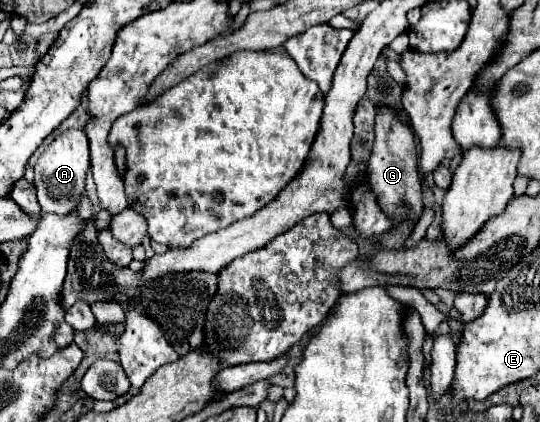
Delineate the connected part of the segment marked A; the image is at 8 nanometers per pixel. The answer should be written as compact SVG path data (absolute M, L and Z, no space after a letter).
M63 130L37 158L35 162L35 188L39 206L43 212L53 212L59 216L69 214L81 200L85 188L85 174L89 170L89 142L83 130Z

